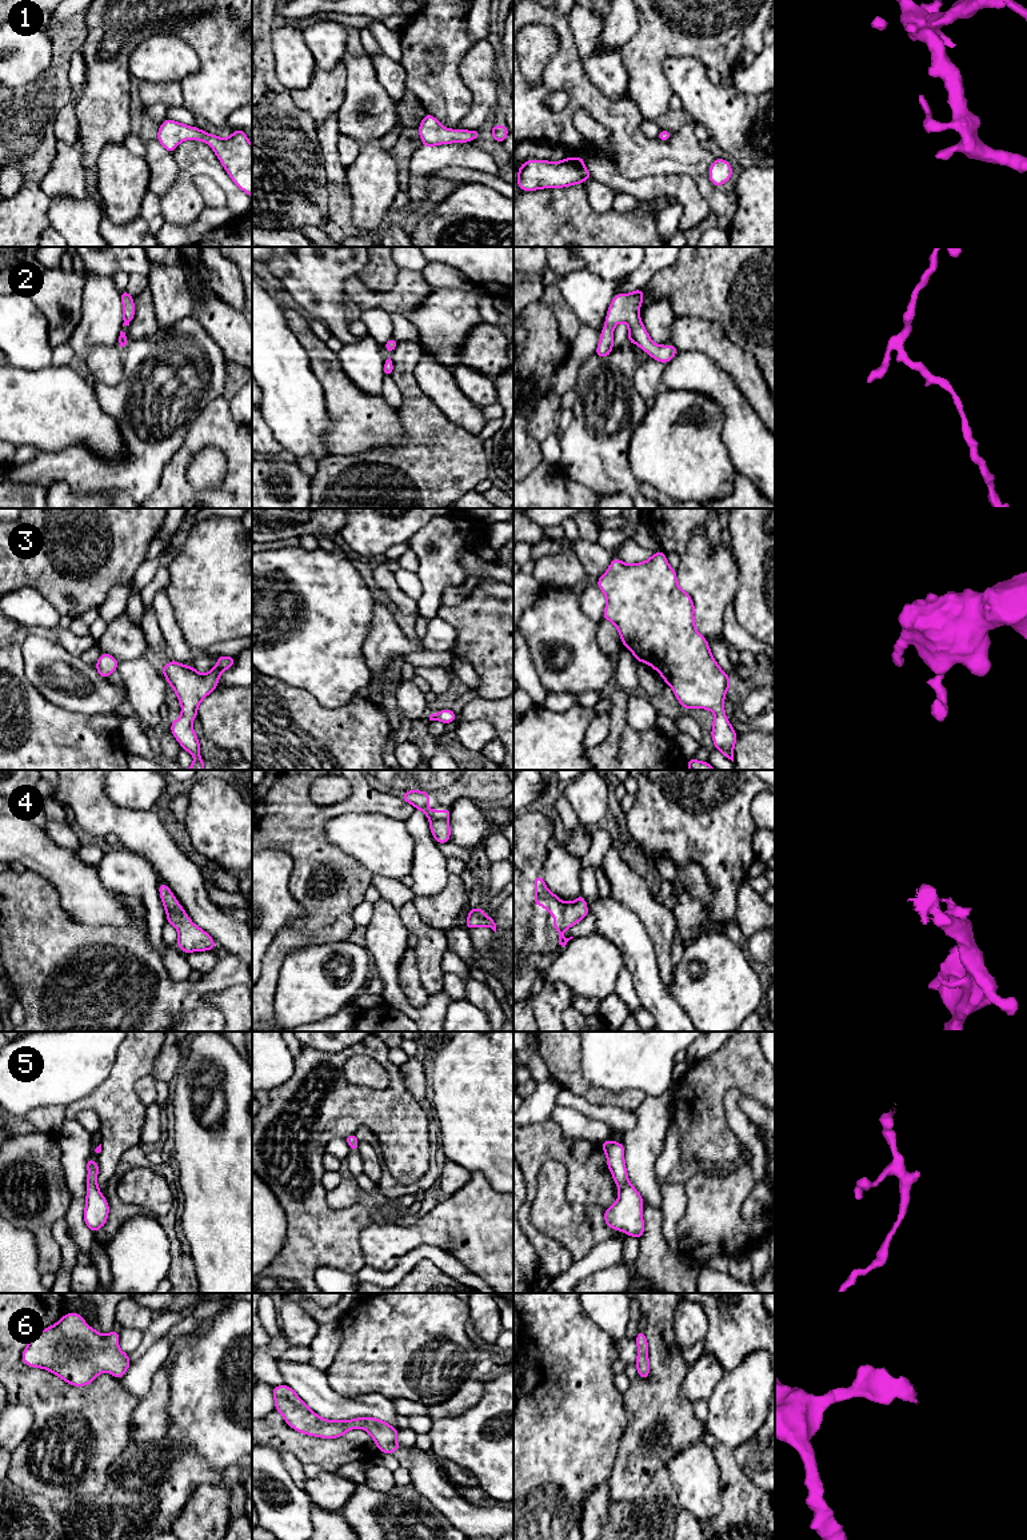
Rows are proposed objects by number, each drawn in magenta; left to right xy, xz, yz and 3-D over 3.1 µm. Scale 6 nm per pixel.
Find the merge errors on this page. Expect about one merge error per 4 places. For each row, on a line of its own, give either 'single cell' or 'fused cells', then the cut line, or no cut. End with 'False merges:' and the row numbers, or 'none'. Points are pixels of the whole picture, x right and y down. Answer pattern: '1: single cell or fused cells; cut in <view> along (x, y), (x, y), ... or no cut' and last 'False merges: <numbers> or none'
1: single cell; no cut
2: single cell; no cut
3: single cell; no cut
4: single cell; no cut
5: single cell; no cut
6: single cell; no cut
False merges: none

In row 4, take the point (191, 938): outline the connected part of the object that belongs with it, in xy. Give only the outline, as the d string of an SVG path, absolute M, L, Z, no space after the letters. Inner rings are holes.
M160 882L159 893L167 913L167 922L172 923L179 933L176 941L179 949L185 954L192 951L213 950L216 946L213 938L189 919L165 883Z

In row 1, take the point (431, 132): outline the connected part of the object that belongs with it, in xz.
M429 113L424 115L424 119L417 129L424 147L435 147L451 143L467 143L473 139L477 139L481 135L479 129L467 131L461 128L445 128L435 116Z

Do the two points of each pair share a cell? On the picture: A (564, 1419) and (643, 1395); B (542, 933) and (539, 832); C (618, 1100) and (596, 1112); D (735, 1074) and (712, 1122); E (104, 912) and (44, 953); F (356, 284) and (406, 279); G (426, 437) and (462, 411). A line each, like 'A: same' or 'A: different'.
A: different
B: same
C: different
D: same
E: different
F: same
G: different

